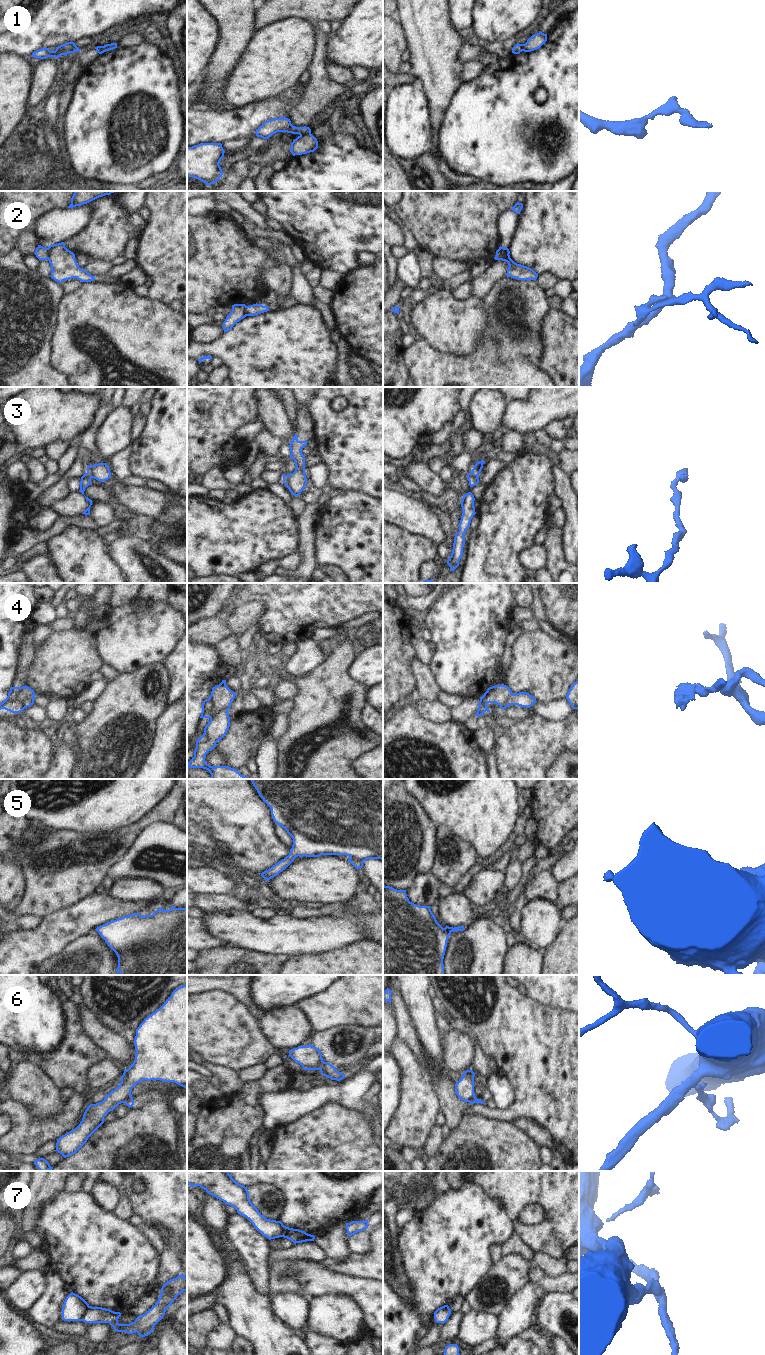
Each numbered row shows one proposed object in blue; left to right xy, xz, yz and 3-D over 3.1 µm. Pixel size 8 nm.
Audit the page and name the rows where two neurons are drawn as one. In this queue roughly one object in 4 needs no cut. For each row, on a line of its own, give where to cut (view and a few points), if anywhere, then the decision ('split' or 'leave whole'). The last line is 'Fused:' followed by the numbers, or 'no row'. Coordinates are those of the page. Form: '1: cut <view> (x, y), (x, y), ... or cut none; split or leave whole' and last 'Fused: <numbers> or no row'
1: cut xz (310, 132), (300, 135); split
2: cut xy (47, 248), (48, 258); split
3: cut yz (472, 471), (477, 476); split
4: cut xz (227, 709), (222, 709), (210, 718); split
5: cut none; leave whole
6: cut xz (322, 1060), (319, 1069); split
7: cut xy (89, 1306), (82, 1320); split
Fused: 1, 2, 3, 4, 6, 7

